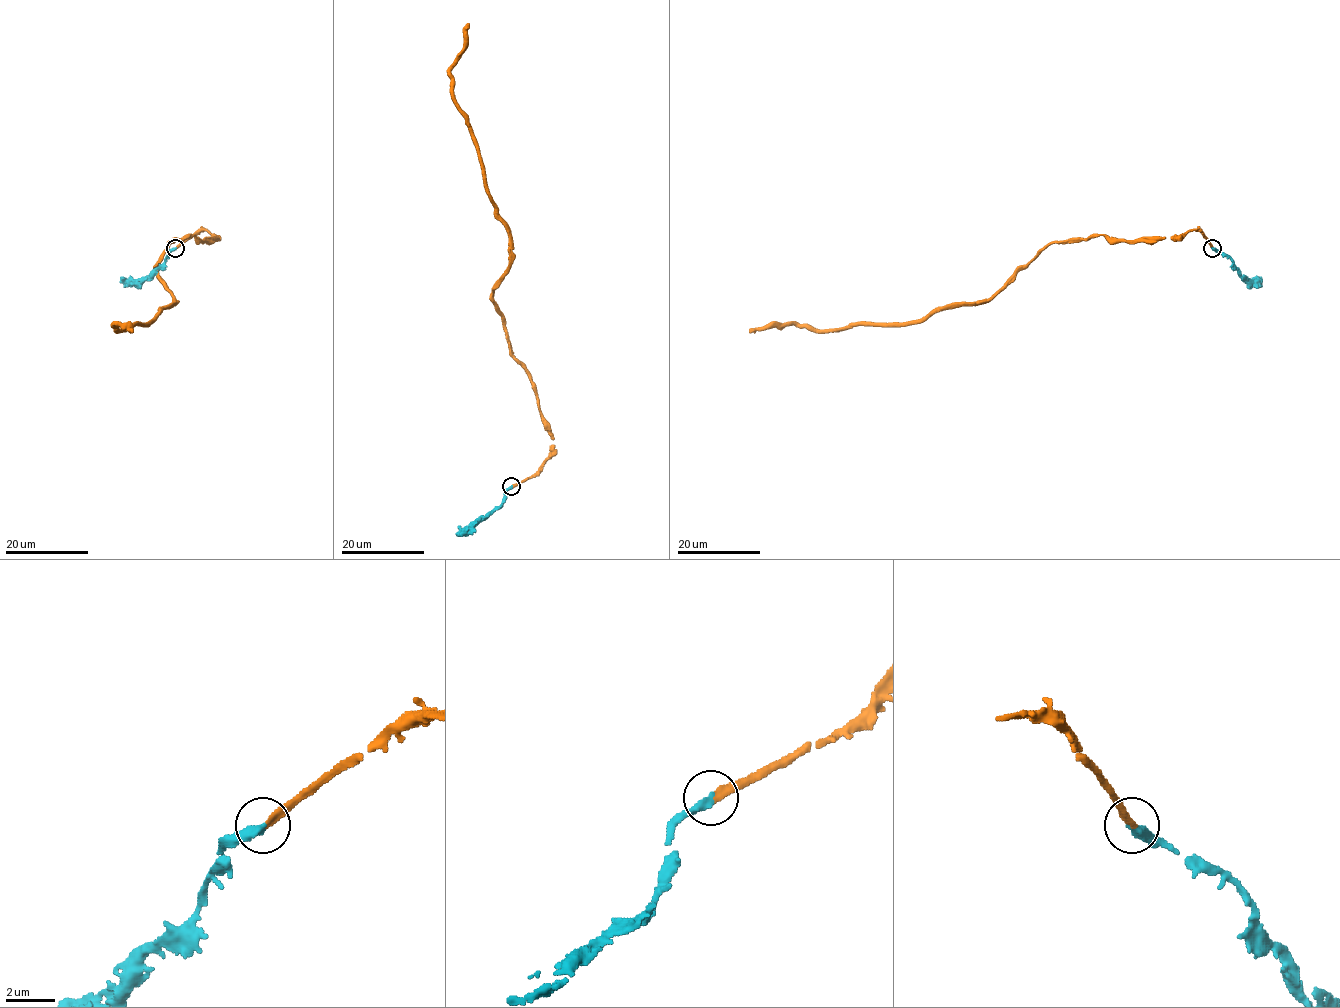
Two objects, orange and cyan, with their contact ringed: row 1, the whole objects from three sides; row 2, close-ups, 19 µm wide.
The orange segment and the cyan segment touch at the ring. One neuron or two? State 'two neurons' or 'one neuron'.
one neuron

